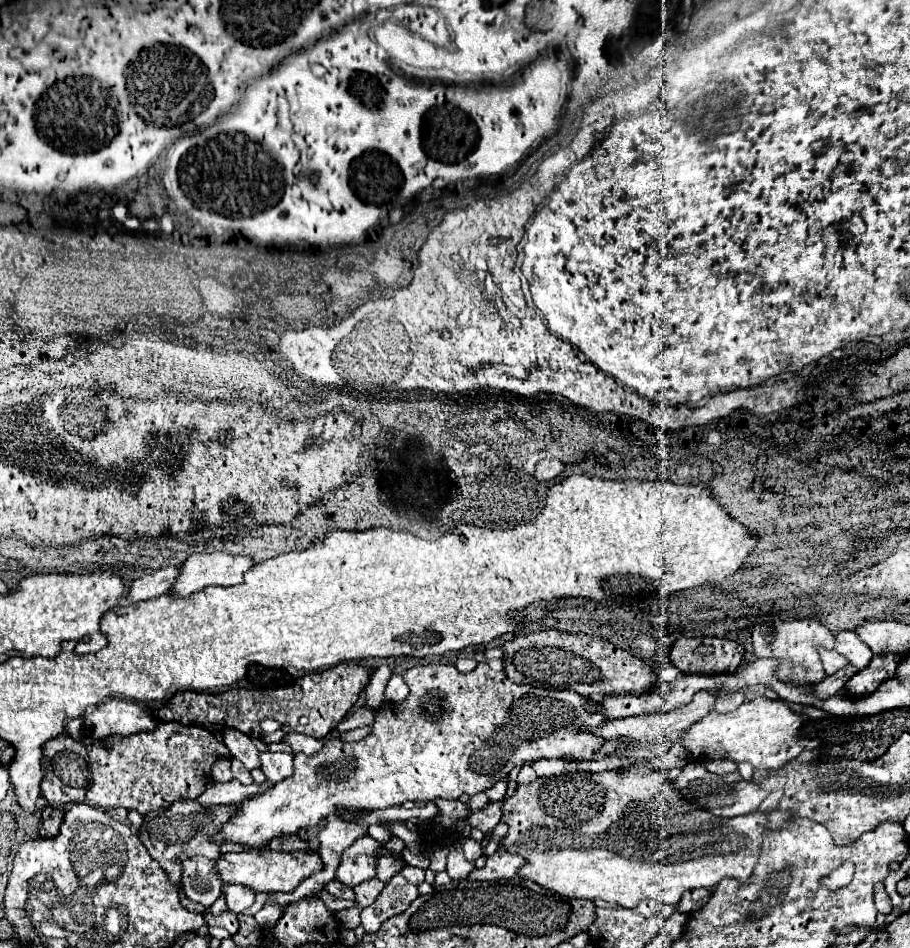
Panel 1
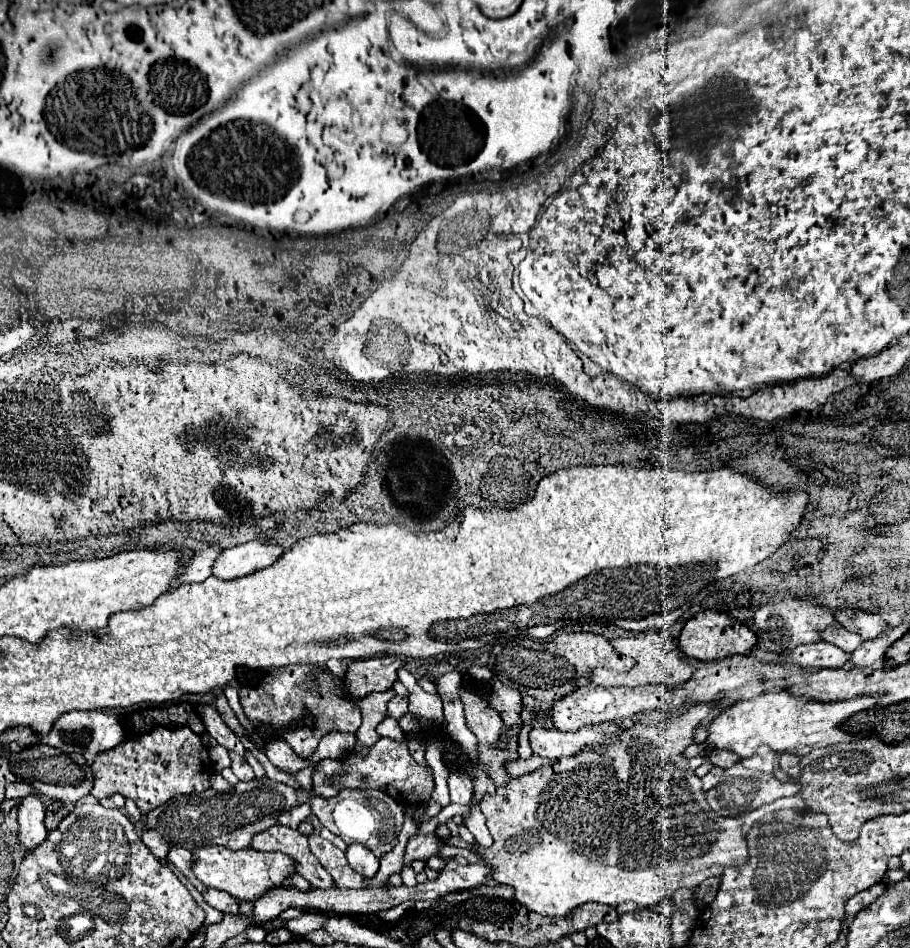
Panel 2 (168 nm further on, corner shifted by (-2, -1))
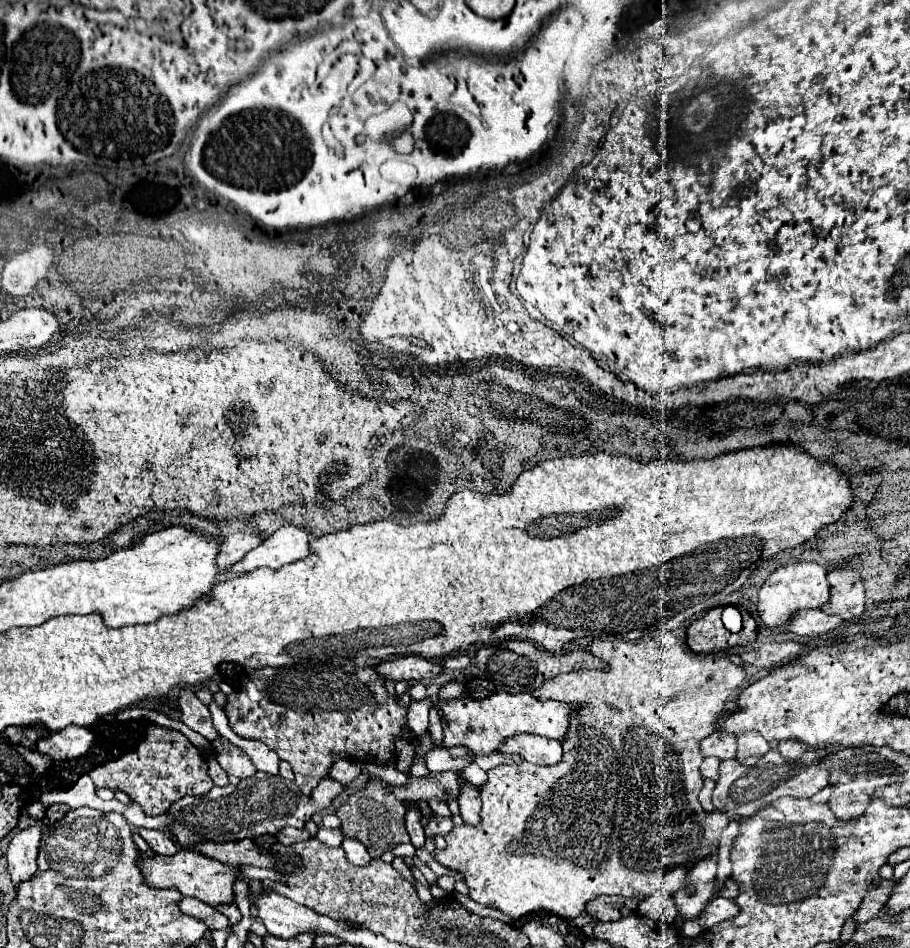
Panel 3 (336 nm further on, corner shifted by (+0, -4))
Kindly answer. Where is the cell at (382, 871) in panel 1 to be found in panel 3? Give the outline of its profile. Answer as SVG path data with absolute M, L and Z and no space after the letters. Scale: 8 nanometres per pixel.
M433 813L433 817L429 819L429 823L427 823L427 827L425 827L425 835L427 835L427 837L445 835L445 833L449 833L451 827L453 827L451 817L441 817L441 815Z

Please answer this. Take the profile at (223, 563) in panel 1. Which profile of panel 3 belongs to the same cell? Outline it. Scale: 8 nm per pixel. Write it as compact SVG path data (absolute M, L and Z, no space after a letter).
M283 525L273 535L265 539L259 549L251 549L239 563L231 567L231 573L249 573L259 567L279 569L283 565L295 563L309 555L309 531L297 525Z

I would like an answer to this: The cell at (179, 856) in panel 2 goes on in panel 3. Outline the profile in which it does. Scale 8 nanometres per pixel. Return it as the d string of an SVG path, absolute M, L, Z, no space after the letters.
M139 829L139 835L147 841L147 845L157 855L173 855L173 853L177 853L177 845L173 845L173 841L171 841L169 833L165 833L165 829L161 829L161 831Z

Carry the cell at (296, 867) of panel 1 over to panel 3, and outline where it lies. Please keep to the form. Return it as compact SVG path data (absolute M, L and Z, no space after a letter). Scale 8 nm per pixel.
M179 849L171 857L141 855L137 867L151 889L177 889L181 895L195 897L207 905L233 901L233 883L239 877L237 867L221 865L219 861L211 861L209 857L201 857L201 853L193 853L191 849Z

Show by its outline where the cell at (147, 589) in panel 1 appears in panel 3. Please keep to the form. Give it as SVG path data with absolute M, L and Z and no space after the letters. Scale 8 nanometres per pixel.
M235 533L225 537L225 541L221 543L221 553L217 557L217 563L221 565L221 569L227 569L231 565L235 565L237 561L241 561L245 557L245 553L249 553L249 549L255 549L257 545L261 545L265 541L263 535L257 533Z

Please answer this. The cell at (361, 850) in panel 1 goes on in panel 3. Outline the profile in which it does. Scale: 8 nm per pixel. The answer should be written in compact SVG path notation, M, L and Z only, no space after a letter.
M345 837L343 839L343 845L341 845L347 853L347 859L353 863L353 865L367 865L371 861L365 845L359 841L359 839L353 839L353 837Z

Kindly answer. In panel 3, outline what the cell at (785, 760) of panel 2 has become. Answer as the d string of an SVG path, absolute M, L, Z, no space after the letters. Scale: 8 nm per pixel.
M797 739L779 741L779 753L789 761L797 761L805 751L807 751L807 745L803 741L797 741Z

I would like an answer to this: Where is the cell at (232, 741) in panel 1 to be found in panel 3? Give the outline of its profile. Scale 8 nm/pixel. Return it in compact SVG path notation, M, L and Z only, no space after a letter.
M181 689L179 707L181 707L181 713L183 713L183 723L187 727L201 733L209 741L217 739L219 733L215 731L215 727L211 723L211 713L209 713L207 705L203 705L191 689Z

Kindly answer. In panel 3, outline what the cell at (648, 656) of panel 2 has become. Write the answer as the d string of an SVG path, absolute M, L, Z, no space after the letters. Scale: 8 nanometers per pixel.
M665 631L649 639L641 641L623 641L623 639L595 639L589 647L589 653L601 659L607 669L581 669L573 673L565 673L553 679L547 679L541 687L531 689L531 695L539 701L555 699L563 701L567 705L575 705L575 711L569 715L569 727L563 737L563 759L557 765L551 767L537 767L527 761L523 763L511 763L511 765L499 765L491 769L489 783L481 789L481 823L477 827L473 825L459 825L453 827L445 839L447 849L435 849L433 859L447 869L453 869L465 877L465 883L469 887L469 897L475 903L481 903L485 907L499 909L501 913L509 915L511 919L521 919L529 913L537 911L549 911L553 915L559 915L563 919L579 917L585 911L585 905L599 897L599 895L623 895L633 897L637 893L639 897L649 897L655 891L661 893L675 893L681 887L681 879L685 873L703 857L713 853L717 849L717 841L709 841L709 813L701 809L697 801L697 793L701 791L703 779L699 775L699 765L705 759L699 743L703 737L711 735L715 731L717 719L727 715L727 703L739 691L747 679L747 673L741 665L735 665L729 657L715 657L713 653L693 653L685 641L681 641L675 633Z

